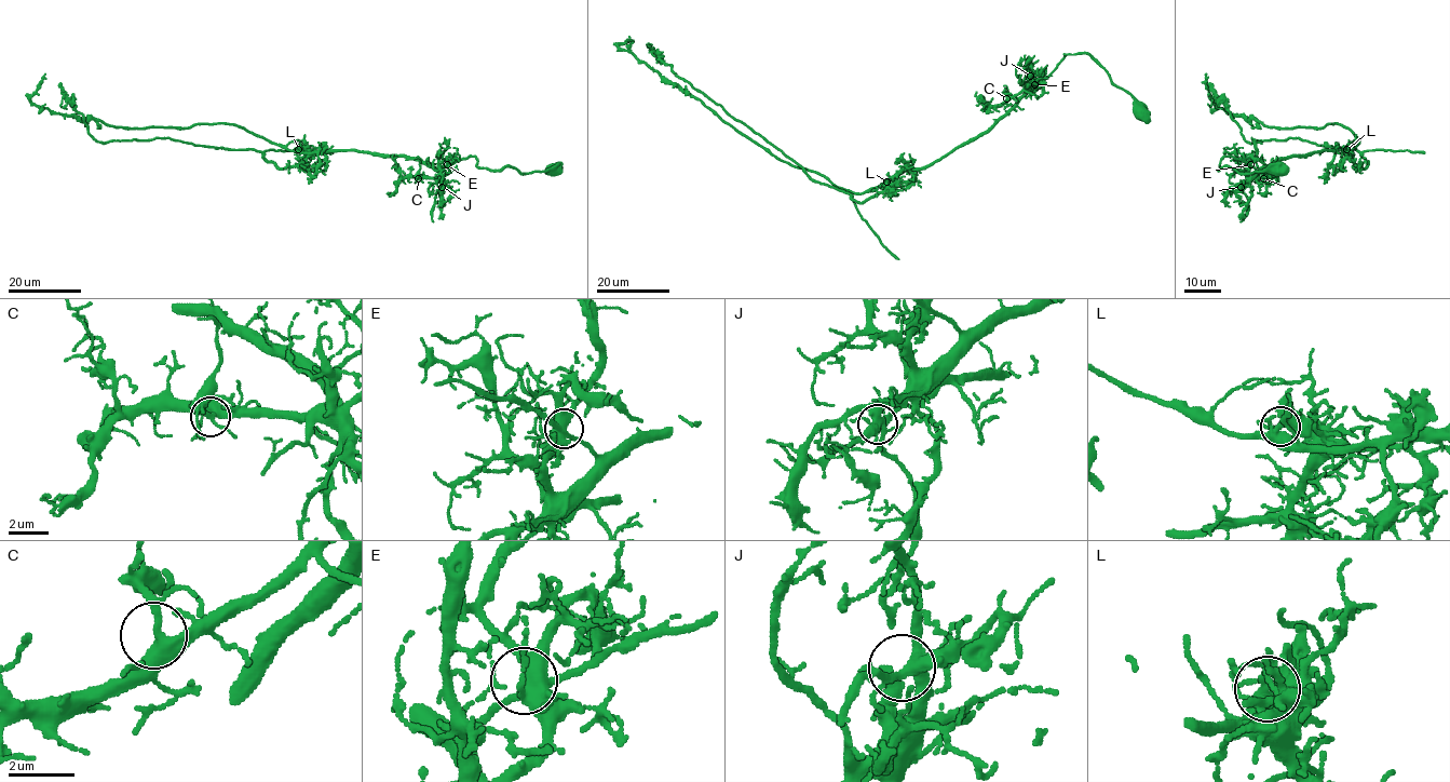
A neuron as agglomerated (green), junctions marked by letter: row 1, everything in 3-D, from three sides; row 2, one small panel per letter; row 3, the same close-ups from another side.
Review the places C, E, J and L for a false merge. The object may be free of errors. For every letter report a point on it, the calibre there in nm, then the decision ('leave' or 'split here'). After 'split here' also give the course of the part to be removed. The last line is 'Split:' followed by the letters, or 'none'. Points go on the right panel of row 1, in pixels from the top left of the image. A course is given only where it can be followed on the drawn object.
C: place (1263, 178); calibre 360 nm; leave
E: place (1250, 164); calibre 460 nm; leave
J: place (1241, 187); calibre 320 nm; leave
L: place (1346, 149); calibre 480 nm; split here; course (1347, 149), (1349, 158), (1364, 169), (1368, 163), (1356, 149), (1317, 145), (1299, 138), (1248, 143), (1208, 83)
Split: L

